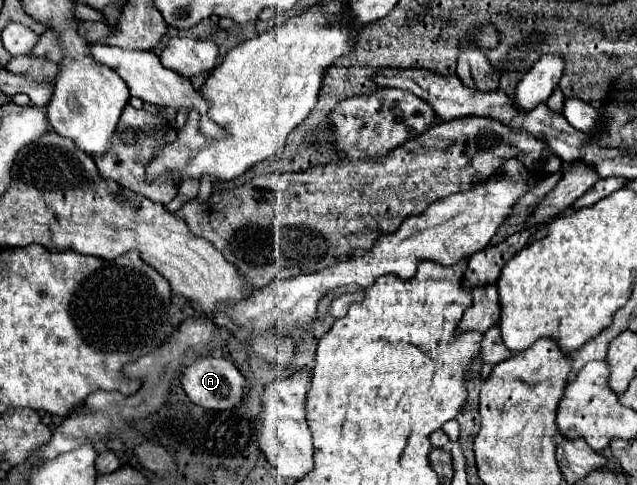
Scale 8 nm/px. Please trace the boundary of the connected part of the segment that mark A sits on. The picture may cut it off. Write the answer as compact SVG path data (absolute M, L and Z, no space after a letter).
M203 357L195 361L183 371L181 383L183 383L187 397L195 405L201 405L203 409L211 409L211 411L233 409L241 401L243 391L245 391L245 377L239 373L239 369L231 361L223 357Z

